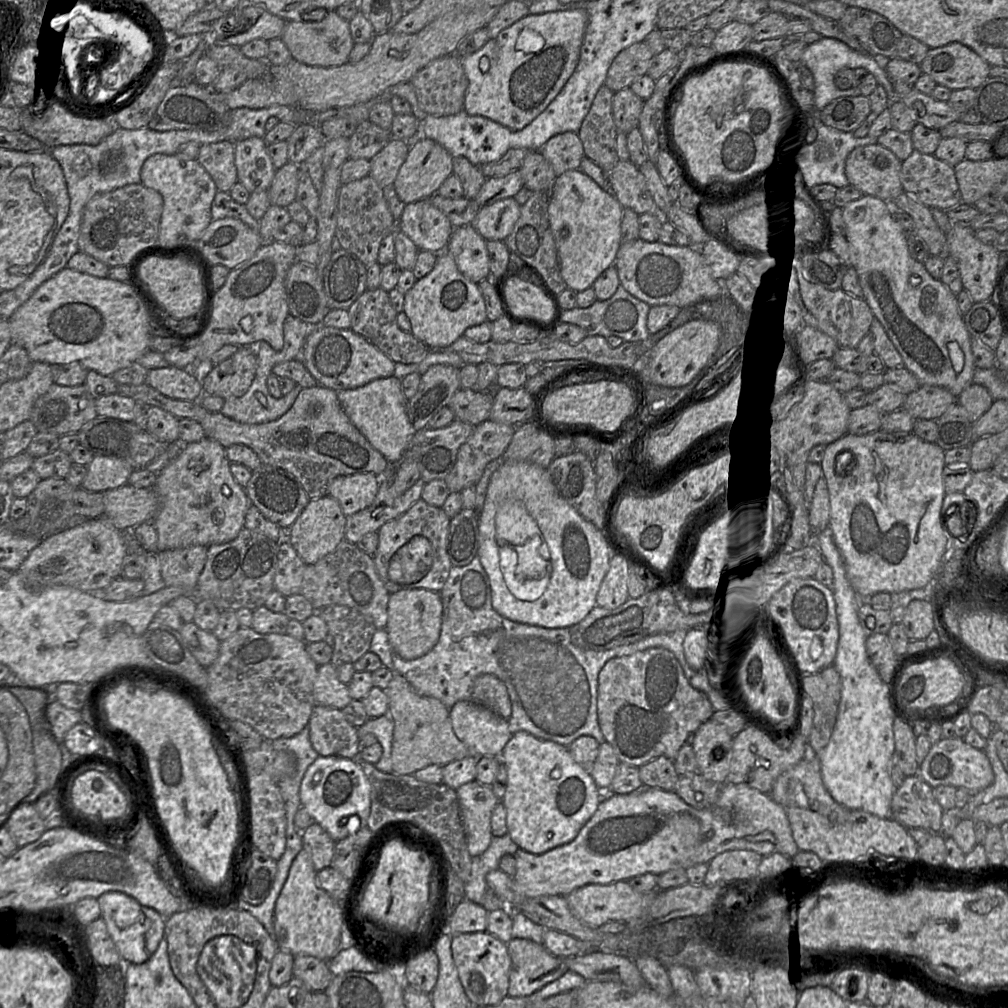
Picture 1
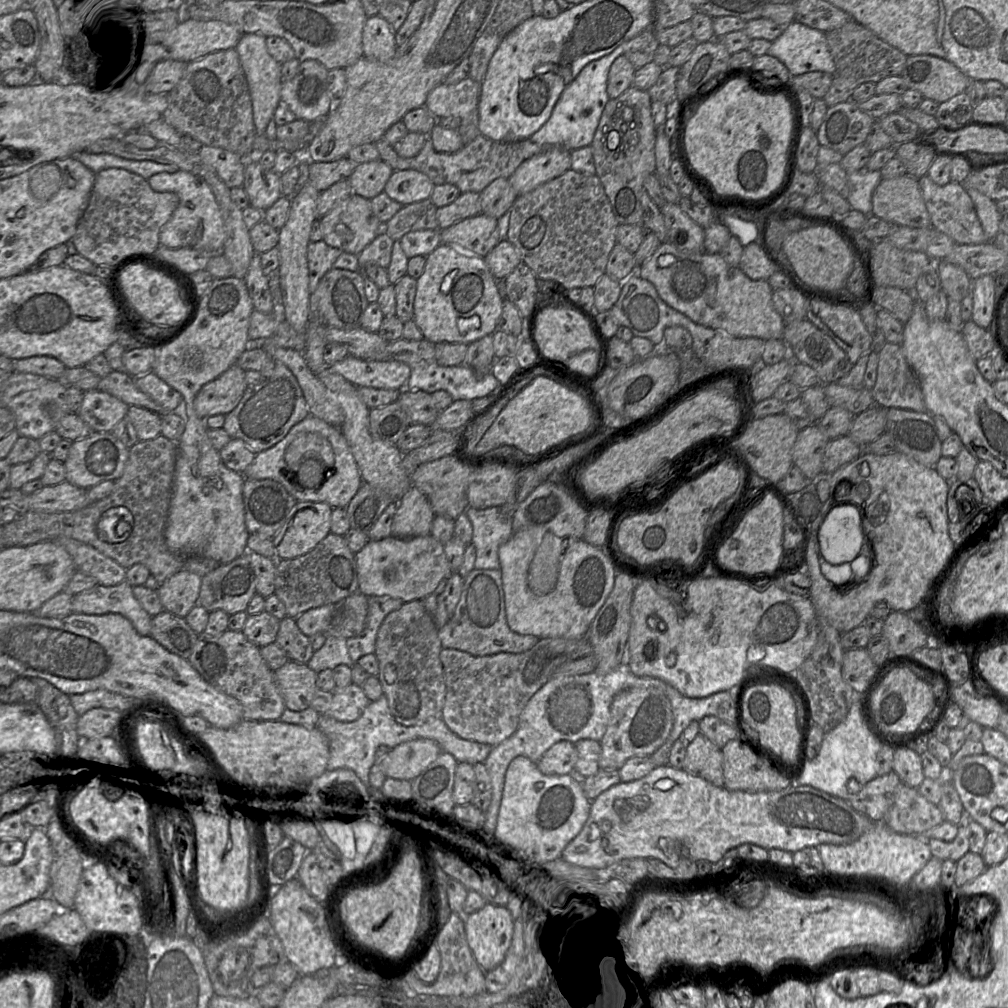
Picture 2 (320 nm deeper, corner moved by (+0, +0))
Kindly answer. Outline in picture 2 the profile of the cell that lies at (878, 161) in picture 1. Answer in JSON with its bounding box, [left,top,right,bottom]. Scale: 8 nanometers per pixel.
[872,174,931,227]

